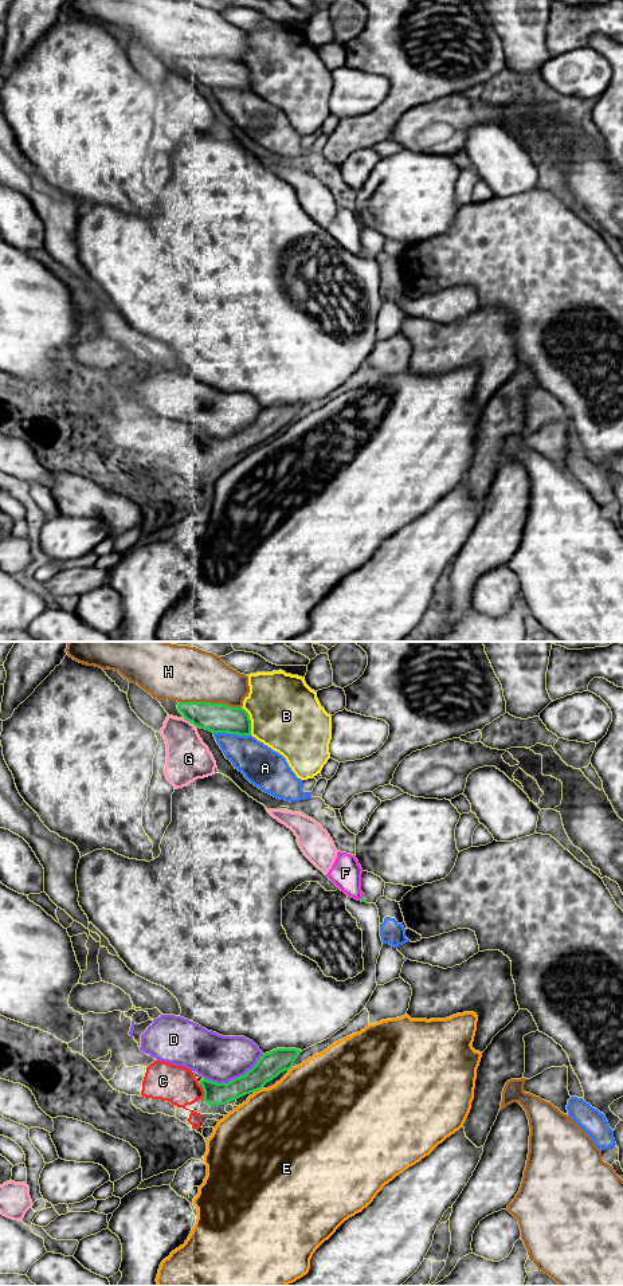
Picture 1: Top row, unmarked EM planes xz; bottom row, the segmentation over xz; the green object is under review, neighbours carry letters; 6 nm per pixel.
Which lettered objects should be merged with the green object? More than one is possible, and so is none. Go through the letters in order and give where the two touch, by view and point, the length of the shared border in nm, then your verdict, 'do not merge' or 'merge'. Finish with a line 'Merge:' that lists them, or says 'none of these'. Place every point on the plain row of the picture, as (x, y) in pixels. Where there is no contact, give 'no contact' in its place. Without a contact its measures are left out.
A: xz (232, 89) | 220 nm | do not merge
B: xz (250, 77) | 190 nm | do not merge
C: xz (204, 447) | 110 nm | do not merge
D: xz (235, 434) | 380 nm | do not merge
E: xz (258, 444) | 50 nm | do not merge
F: xz (361, 254) | 50 nm | do not merge
G: xz (189, 77) | 90 nm | do not merge
H: xz (210, 58) | 380 nm | do not merge
Merge: none of these

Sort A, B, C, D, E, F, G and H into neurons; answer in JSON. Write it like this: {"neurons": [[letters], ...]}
{"neurons": [["A"], ["B"], ["C"], ["D"], ["E"], ["F"], ["G"], ["H"]]}

